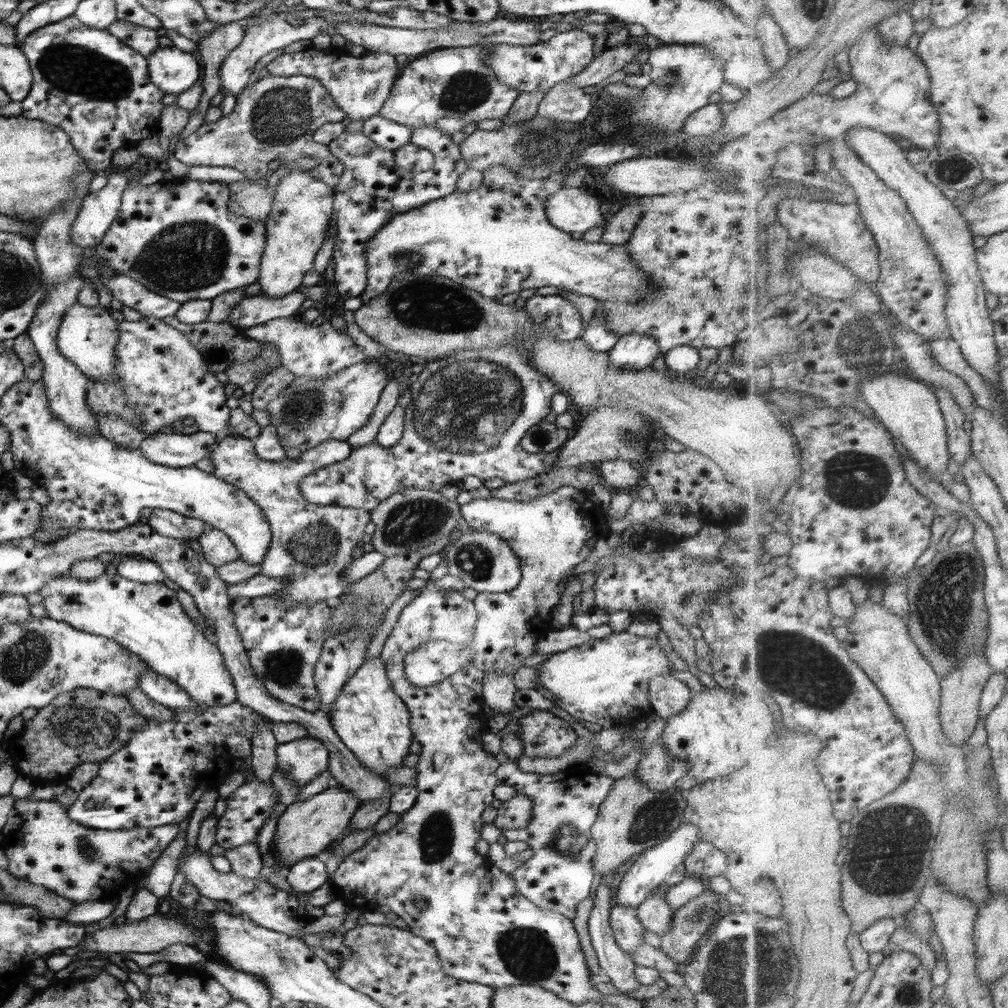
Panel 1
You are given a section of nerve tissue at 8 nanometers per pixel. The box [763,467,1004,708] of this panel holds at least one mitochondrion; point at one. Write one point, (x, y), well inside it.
(943, 597)

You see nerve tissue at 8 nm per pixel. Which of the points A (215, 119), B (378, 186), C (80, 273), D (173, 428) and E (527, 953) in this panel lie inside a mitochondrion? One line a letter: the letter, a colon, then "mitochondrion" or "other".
A: other
B: other
C: other
D: other
E: mitochondrion

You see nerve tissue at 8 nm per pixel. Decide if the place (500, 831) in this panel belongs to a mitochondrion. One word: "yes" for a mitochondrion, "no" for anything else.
no

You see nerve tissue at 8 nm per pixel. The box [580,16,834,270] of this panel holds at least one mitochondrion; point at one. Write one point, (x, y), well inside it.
(674, 79)

